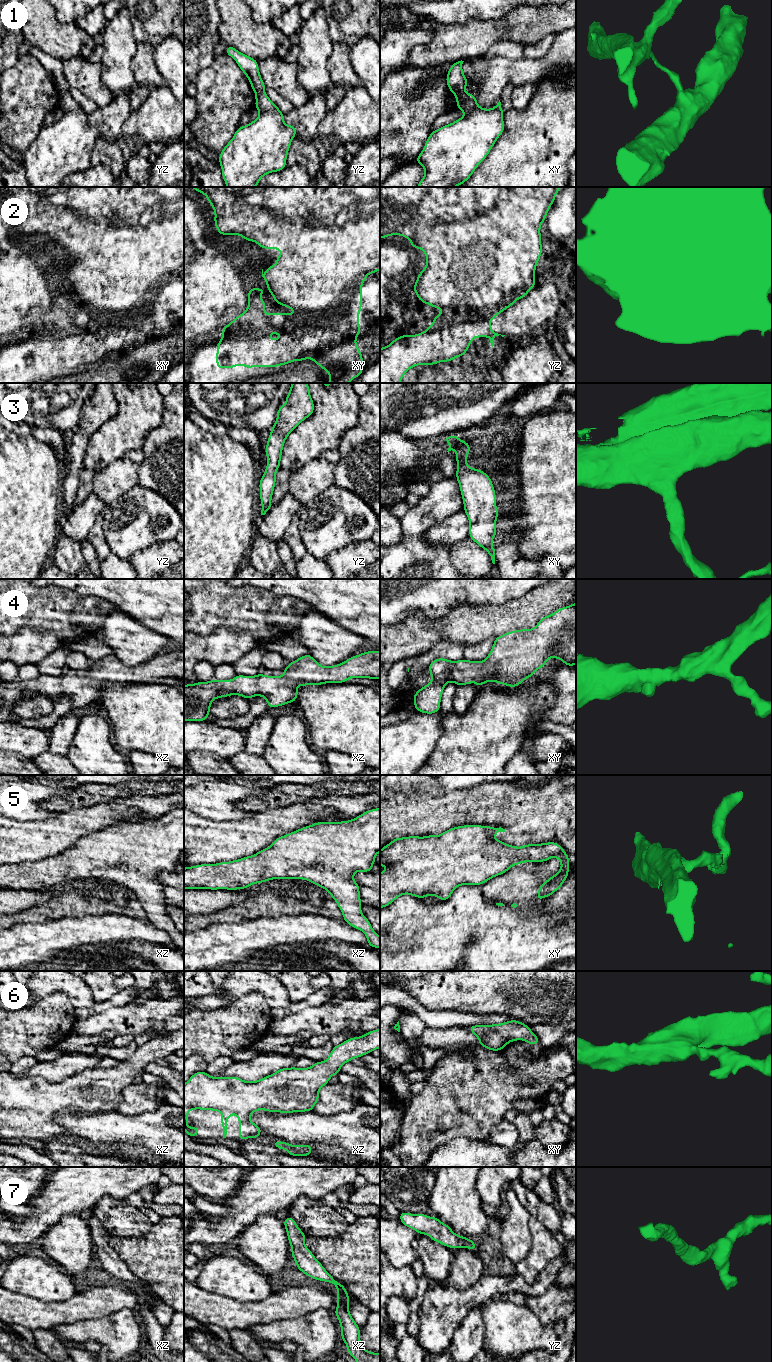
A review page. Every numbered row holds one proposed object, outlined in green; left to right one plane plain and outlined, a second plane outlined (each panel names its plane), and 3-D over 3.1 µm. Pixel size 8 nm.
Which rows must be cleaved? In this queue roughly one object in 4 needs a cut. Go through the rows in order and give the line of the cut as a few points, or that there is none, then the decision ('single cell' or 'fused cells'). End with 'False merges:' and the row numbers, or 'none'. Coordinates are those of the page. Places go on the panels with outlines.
1: yz (263, 91), (255, 94) | fused cells
2: xy (265, 278), (358, 329) | fused cells
3: no cut | single cell
4: no cut | single cell
5: no cut | single cell
6: no cut | single cell
7: no cut | single cell
False merges: 1, 2

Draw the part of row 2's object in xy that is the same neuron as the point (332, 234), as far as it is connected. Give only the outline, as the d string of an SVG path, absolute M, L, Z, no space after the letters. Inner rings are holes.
M191 187L195 191L204 194L212 205L215 213L214 223L217 232L221 235L240 235L244 240L257 243L262 249L279 249L282 254L276 257L277 264L271 265L264 272L264 279L272 278L281 287L294 281L294 287L284 291L290 295L289 303L293 307L323 307L330 304L339 313L340 319L351 321L360 329L358 322L362 309L362 284L368 274L380 270L380 187Z

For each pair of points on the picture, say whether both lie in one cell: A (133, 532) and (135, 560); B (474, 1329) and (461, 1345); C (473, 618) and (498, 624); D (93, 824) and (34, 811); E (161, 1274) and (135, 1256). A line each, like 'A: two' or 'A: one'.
A: two
B: one
C: one
D: two
E: one

